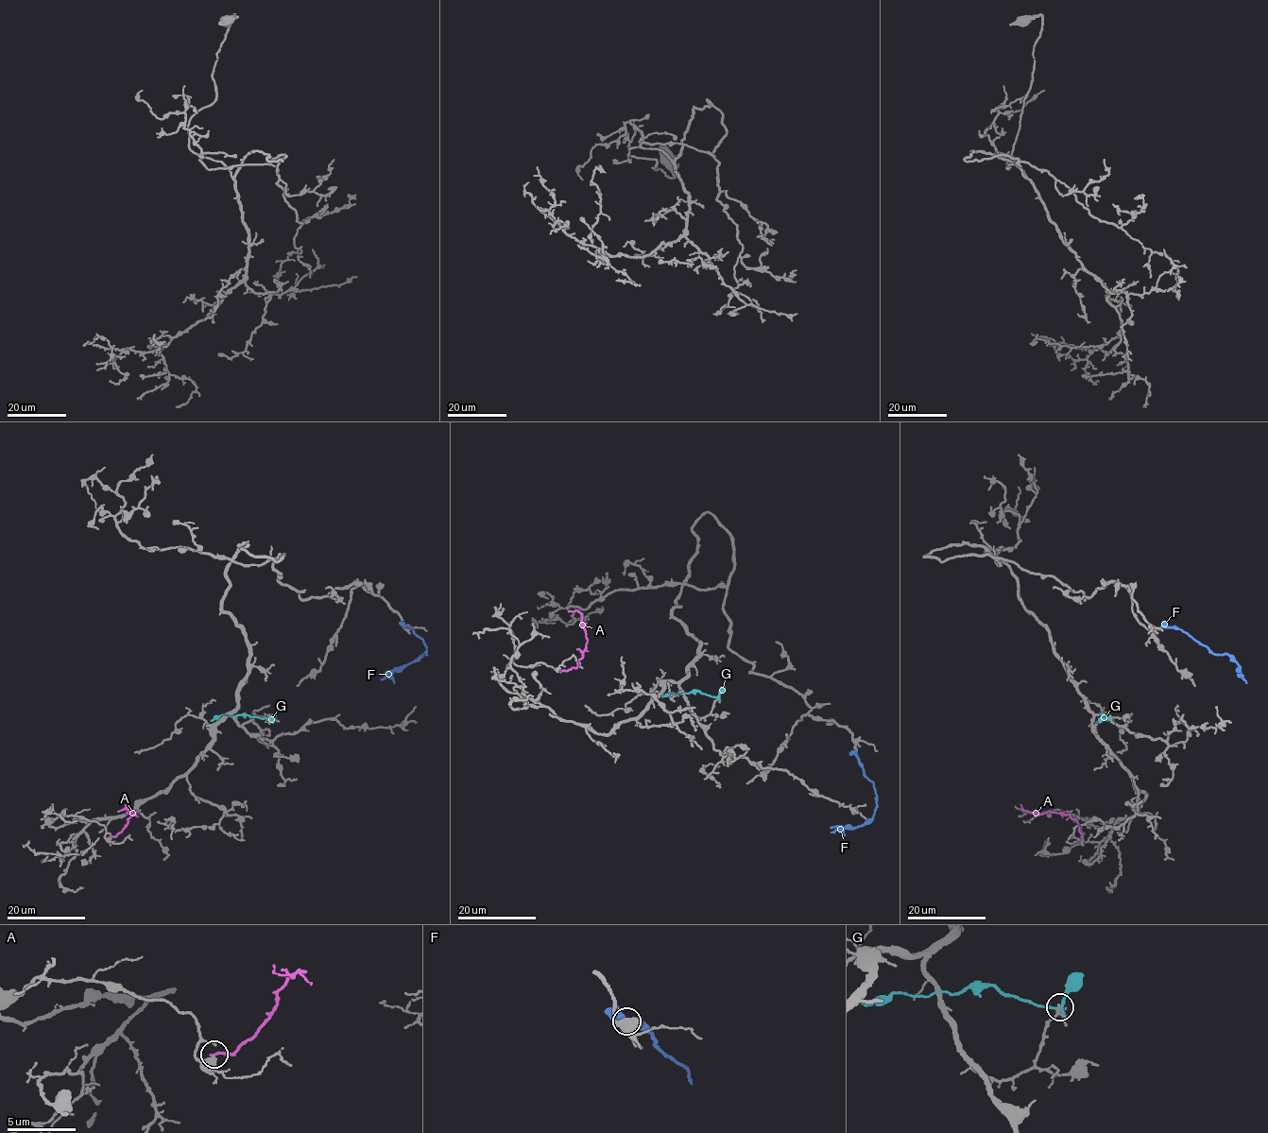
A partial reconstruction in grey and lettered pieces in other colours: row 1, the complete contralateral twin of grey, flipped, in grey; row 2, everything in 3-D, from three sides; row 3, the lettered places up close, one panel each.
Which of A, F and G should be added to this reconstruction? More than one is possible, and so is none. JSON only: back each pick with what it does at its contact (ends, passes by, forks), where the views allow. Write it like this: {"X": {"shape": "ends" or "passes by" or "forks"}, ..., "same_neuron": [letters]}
{"F": {"shape": "passes by"}, "same_neuron": ["F"]}

